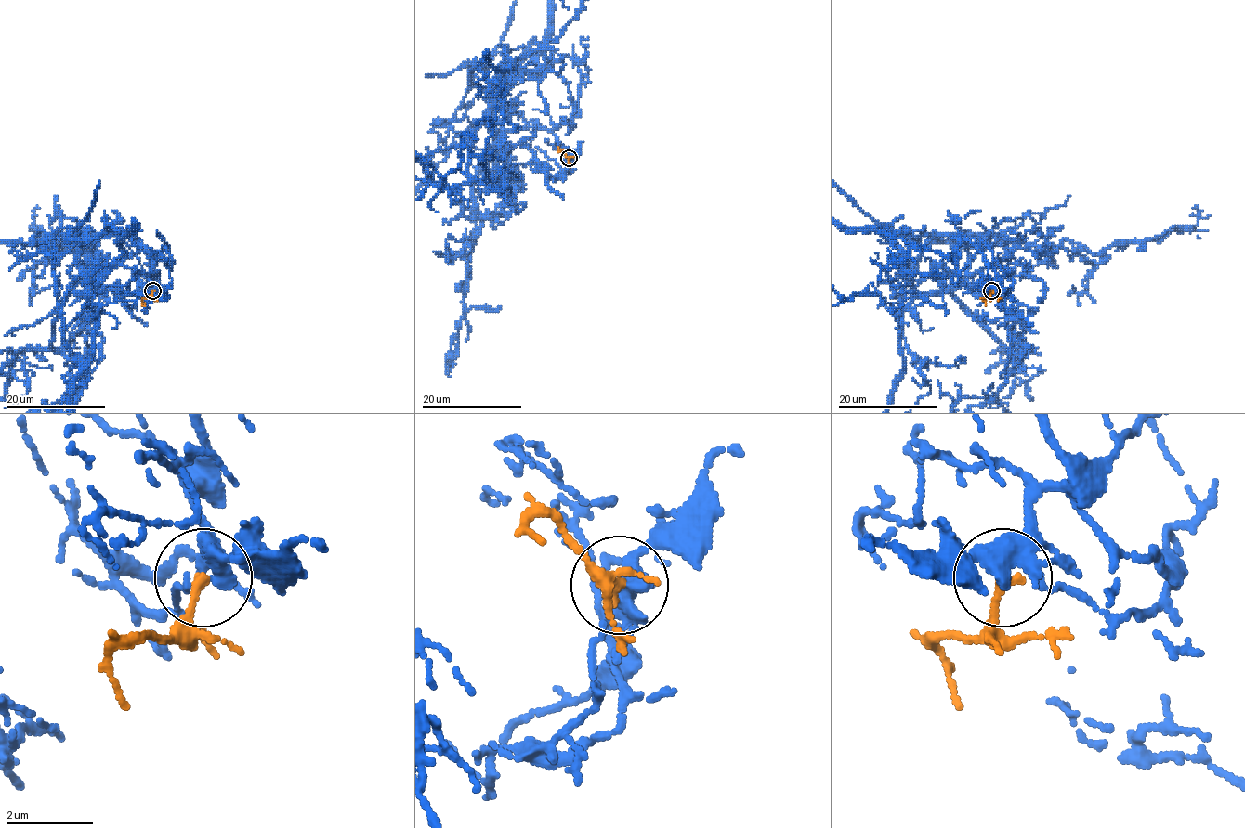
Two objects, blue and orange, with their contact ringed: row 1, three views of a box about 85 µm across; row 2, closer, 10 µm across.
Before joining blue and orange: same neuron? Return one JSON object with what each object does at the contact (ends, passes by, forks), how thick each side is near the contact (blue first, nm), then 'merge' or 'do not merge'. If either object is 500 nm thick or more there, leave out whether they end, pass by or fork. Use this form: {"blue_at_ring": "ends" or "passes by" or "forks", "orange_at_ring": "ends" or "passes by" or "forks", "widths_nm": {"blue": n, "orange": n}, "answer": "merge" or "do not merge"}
{"blue_at_ring": "passes by", "orange_at_ring": "ends", "widths_nm": {"blue": 440, "orange": 220}, "answer": "merge"}

